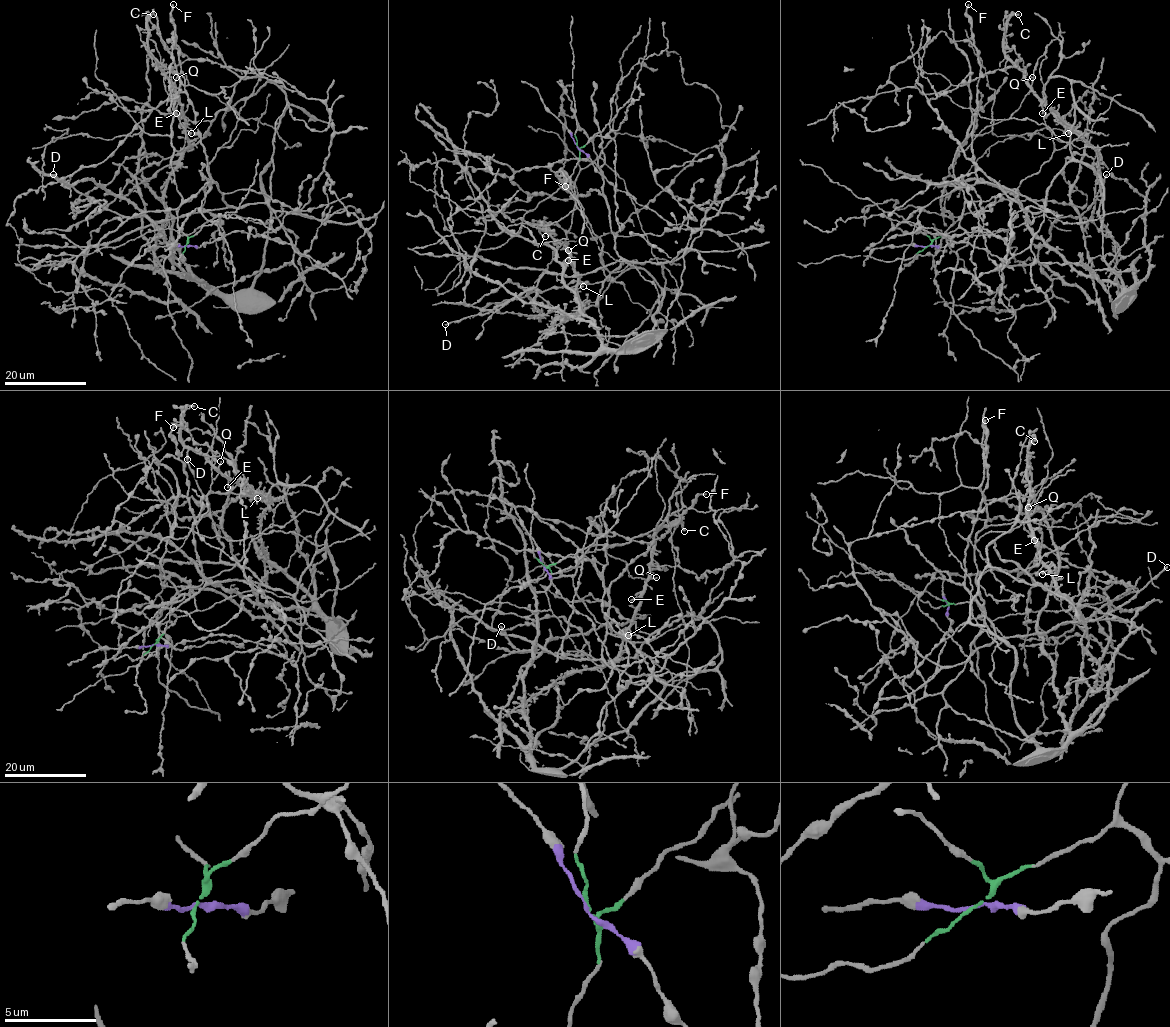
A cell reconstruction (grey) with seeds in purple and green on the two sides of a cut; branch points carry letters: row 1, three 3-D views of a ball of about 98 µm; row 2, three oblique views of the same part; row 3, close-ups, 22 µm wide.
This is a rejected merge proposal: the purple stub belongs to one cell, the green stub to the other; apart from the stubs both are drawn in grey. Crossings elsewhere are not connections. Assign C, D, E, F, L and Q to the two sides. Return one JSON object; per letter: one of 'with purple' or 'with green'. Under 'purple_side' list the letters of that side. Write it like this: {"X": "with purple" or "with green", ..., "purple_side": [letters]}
{"C": "with green", "D": "with purple", "E": "with green", "F": "with purple", "L": "with green", "Q": "with green", "purple_side": ["D", "F"]}

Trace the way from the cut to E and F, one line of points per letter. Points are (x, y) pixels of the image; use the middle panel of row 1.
E: (577, 146), (579, 157), (569, 176), (573, 182), (564, 171), (577, 194), (571, 225), (565, 238), (568, 259)
F: (576, 146), (617, 189), (692, 230), (688, 244), (671, 261), (625, 260), (606, 200), (565, 186)

